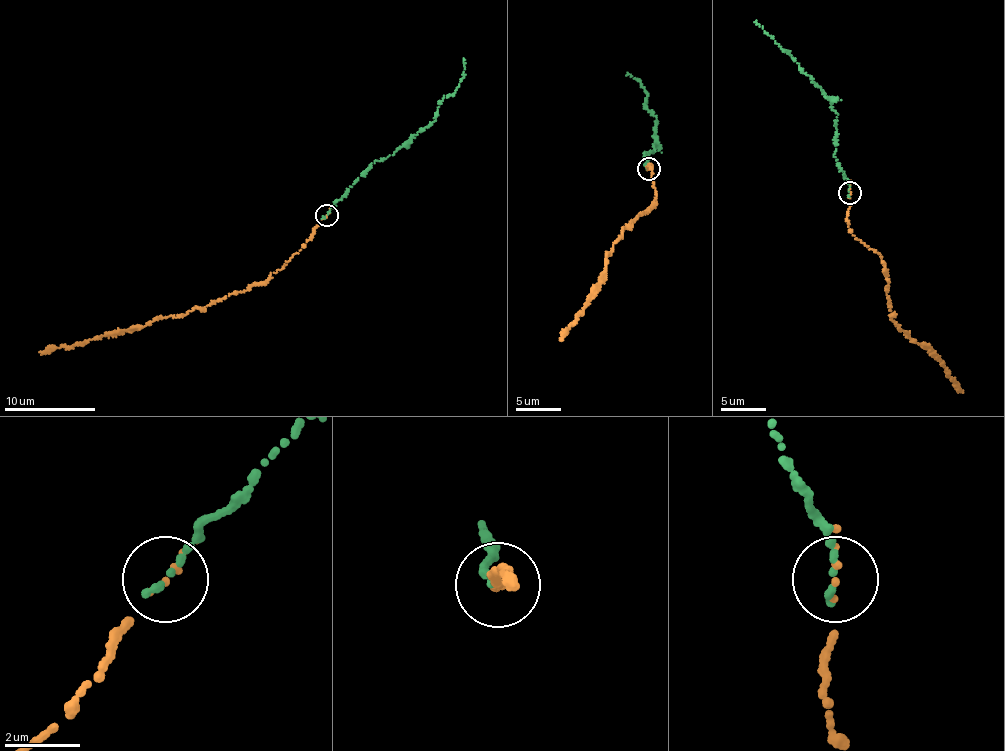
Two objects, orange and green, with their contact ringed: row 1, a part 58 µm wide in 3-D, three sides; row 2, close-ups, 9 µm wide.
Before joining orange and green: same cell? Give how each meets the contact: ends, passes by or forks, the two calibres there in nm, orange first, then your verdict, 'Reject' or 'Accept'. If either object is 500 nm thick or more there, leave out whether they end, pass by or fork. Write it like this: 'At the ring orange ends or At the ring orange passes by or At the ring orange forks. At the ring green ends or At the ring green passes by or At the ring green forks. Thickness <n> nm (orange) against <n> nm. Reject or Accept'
At the ring orange ends. At the ring green ends. Thickness 140 nm (orange) against 240 nm. Accept

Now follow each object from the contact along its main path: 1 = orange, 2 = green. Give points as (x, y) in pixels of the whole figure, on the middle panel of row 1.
1: (648, 169), (651, 164), (656, 198), (647, 212), (639, 213), (607, 257), (606, 279), (559, 340)
2: (648, 167), (643, 156), (653, 153), (656, 118), (645, 102), (647, 92), (639, 81), (626, 75)

